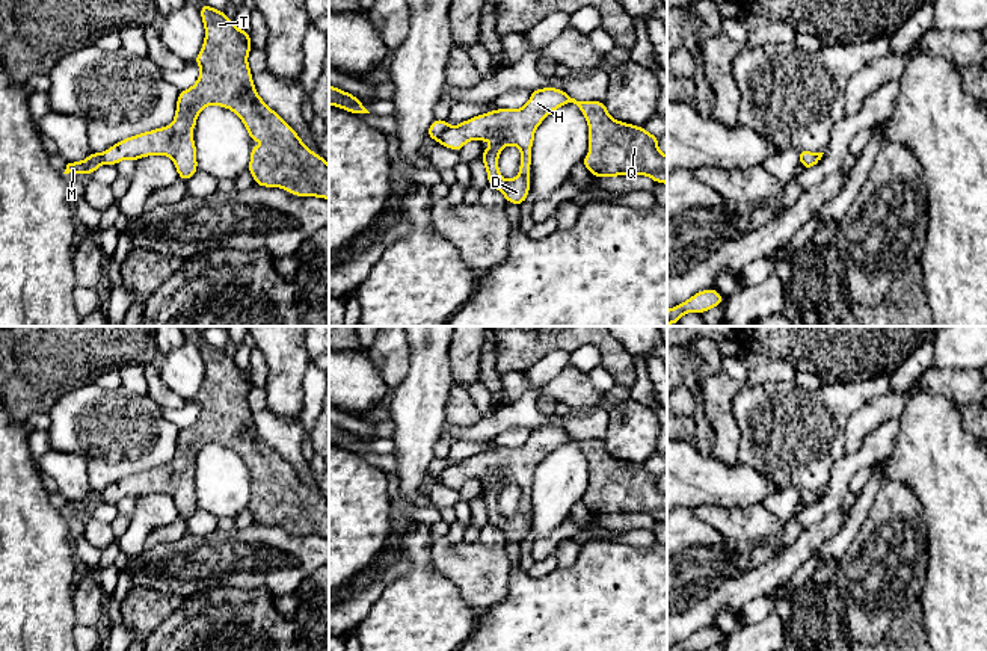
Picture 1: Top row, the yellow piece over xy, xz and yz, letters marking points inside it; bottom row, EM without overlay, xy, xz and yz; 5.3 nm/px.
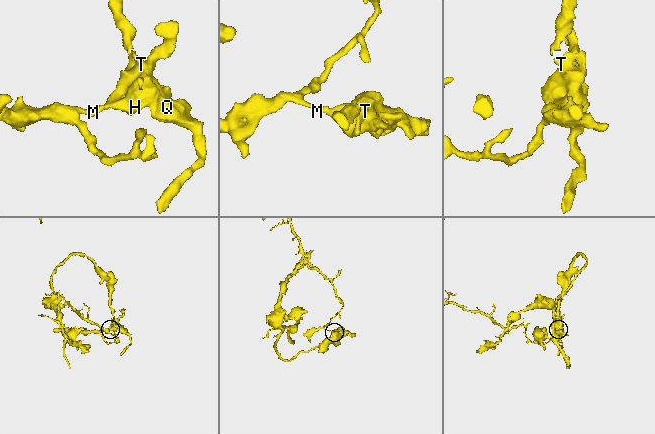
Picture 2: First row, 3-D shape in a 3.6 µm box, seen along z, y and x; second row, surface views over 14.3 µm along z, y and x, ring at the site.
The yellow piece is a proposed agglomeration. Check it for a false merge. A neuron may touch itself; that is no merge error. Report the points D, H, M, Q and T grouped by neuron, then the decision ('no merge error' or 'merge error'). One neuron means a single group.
groups D H Q T / M; merge error

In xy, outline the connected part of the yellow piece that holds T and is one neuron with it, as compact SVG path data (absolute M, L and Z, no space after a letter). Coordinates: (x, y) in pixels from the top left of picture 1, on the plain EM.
M202 343L199 347L205 378L193 397L201 405L198 420L178 430L174 461L168 465L127 476L103 491L109 503L125 497L168 494L178 515L189 520L198 509L192 468L199 450L216 443L232 449L246 464L251 479L276 479L275 485L251 485L248 504L254 521L282 526L296 535L329 538L329 503L312 491L299 473L258 433L248 393L251 372L240 369L223 349Z

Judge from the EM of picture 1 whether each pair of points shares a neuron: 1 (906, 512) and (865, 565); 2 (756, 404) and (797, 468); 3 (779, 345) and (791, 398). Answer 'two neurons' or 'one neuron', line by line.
1: one neuron
2: one neuron
3: two neurons

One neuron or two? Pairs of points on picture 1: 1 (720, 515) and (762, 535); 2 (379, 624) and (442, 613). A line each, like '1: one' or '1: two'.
1: one
2: one

